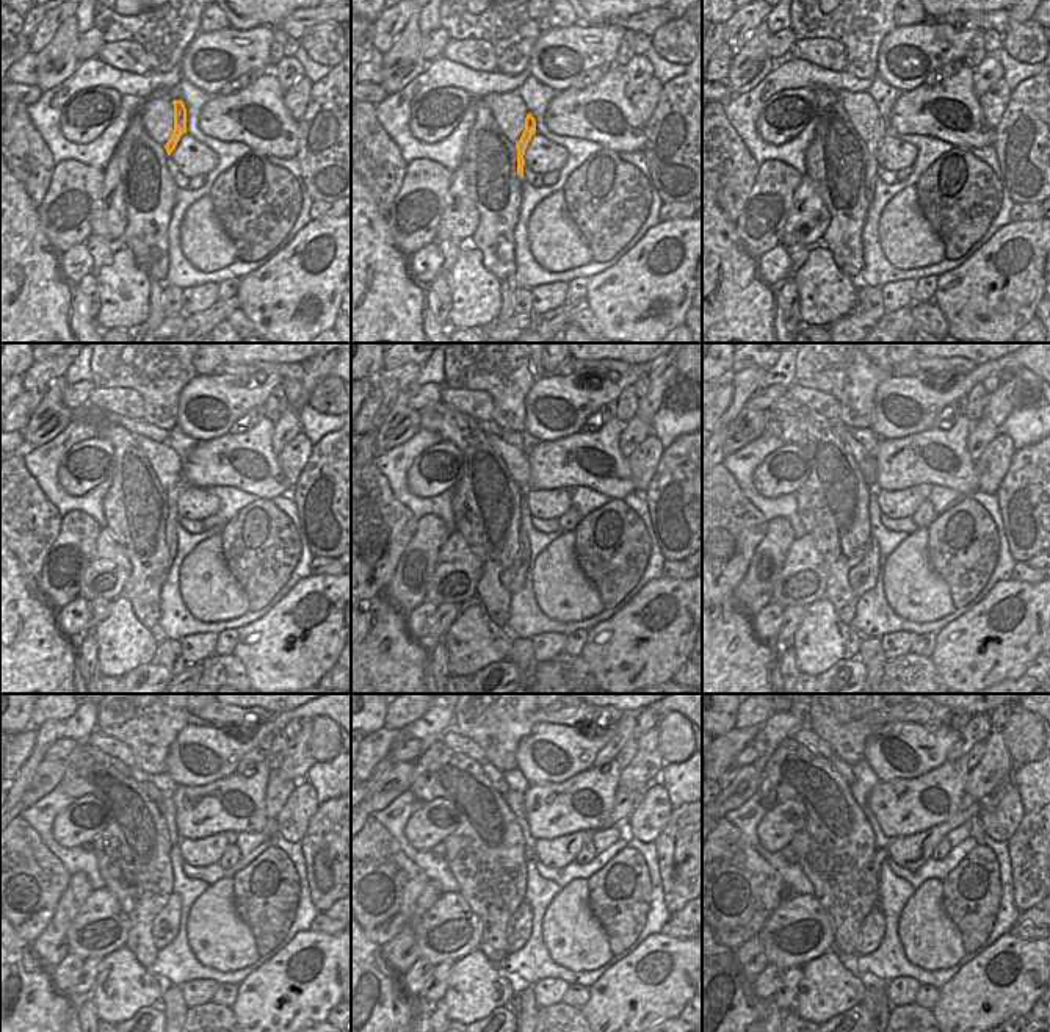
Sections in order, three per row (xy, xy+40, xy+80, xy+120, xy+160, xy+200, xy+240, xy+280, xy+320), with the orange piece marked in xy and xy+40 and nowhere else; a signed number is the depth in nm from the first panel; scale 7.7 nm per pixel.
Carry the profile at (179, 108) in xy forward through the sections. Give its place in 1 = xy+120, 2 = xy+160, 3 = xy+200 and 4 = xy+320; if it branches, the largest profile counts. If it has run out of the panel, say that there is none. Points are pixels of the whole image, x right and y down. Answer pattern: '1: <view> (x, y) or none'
1: xy+120 (173, 494)
2: xy+160 (513, 578)
3: xy+200 (862, 578)
4: xy+320 (873, 926)

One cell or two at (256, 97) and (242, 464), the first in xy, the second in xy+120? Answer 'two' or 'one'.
one

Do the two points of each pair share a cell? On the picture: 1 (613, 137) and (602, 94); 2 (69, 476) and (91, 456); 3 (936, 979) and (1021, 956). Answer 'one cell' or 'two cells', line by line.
1: one cell
2: one cell
3: two cells

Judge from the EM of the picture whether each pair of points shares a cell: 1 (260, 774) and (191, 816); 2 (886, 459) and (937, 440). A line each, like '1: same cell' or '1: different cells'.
1: same cell
2: same cell

